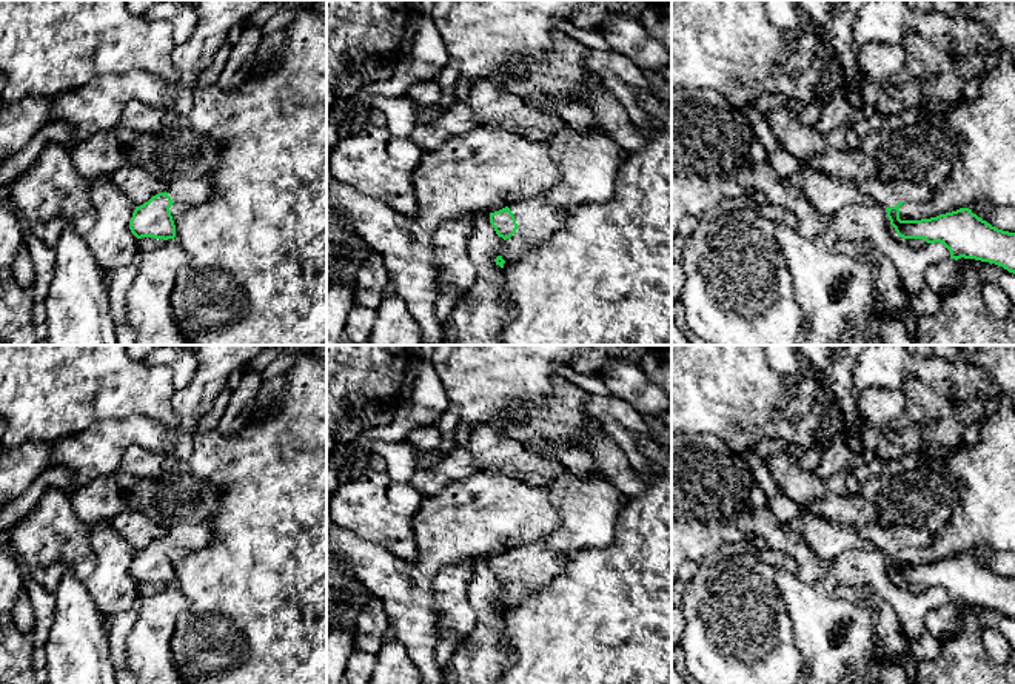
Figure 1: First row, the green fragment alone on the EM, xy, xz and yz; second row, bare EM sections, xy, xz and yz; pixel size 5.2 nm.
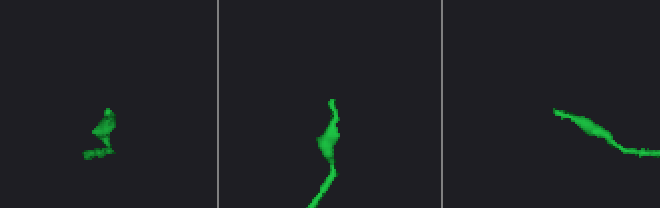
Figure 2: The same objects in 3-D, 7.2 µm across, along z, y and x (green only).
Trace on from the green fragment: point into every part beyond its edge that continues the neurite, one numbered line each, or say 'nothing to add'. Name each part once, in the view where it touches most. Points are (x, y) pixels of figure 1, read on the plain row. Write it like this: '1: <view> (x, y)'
1: xz (536, 563)

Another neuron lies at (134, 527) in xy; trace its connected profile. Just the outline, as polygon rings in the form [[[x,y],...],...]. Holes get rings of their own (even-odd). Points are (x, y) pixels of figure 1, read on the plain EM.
[[[137,510],[119,513],[111,519],[111,525],[136,552],[168,535],[166,528]]]

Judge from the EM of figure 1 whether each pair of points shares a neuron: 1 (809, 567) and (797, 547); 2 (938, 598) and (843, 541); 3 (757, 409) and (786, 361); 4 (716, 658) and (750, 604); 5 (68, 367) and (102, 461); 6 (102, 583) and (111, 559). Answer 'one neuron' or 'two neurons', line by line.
1: one neuron
2: two neurons
3: two neurons
4: one neuron
5: two neurons
6: one neuron

